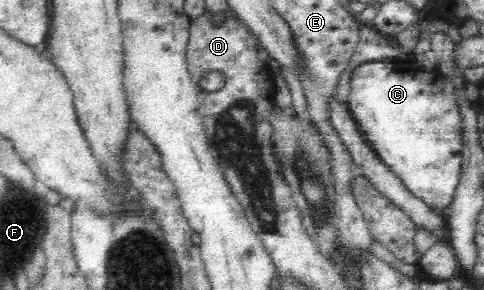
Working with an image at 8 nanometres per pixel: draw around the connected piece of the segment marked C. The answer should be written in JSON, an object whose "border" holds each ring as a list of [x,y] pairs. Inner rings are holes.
{"border":[[[404,60],[370,61],[356,68],[346,101],[366,139],[372,143],[378,156],[402,179],[404,186],[428,206],[446,212],[456,196],[463,162],[458,105],[450,85],[438,72],[422,70],[417,64]]]}

